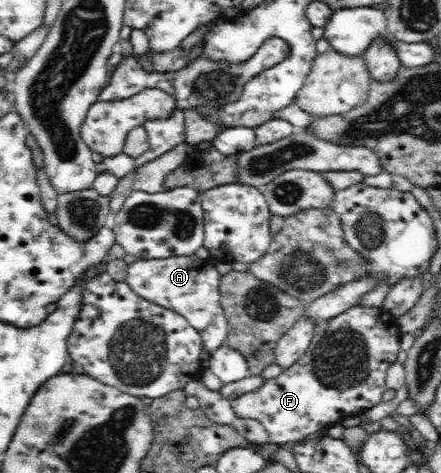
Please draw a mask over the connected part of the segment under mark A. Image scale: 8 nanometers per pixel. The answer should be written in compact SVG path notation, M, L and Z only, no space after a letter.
M194 254L191 256L169 256L168 259L139 258L128 265L125 281L139 297L182 315L191 324L191 327L200 332L202 347L211 354L217 347L225 344L224 341L229 333L228 319L220 300L221 294L218 288L221 277L221 274L217 272L217 268L215 268L215 264L211 260L200 259Z

